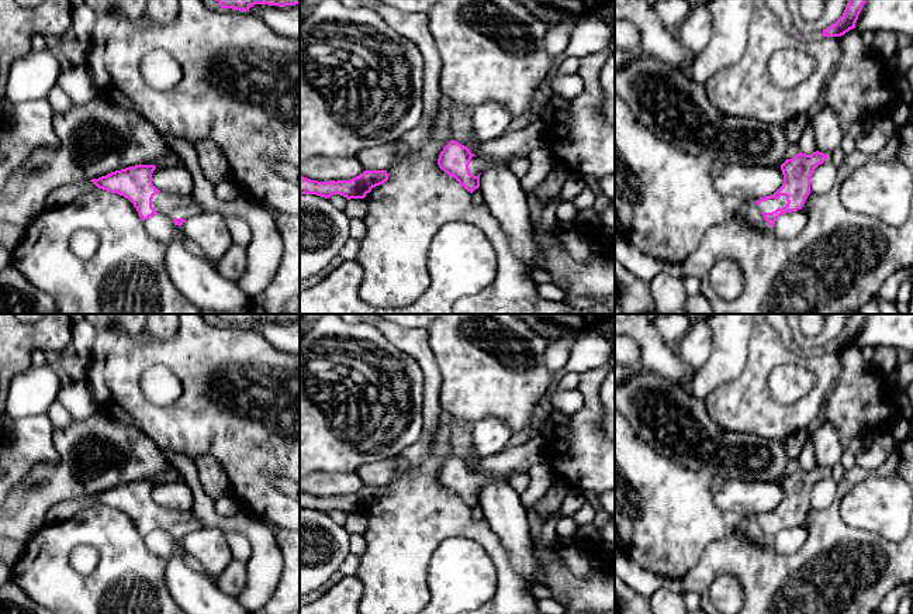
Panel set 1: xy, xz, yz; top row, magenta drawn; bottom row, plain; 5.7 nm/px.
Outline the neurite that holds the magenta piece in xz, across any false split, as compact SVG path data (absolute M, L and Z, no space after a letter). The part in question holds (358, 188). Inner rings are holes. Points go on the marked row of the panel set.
M364 170L362 175L350 180L329 180L318 182L300 176L300 194L317 194L329 199L333 194L340 194L350 199L364 199L373 187L388 180L387 170Z

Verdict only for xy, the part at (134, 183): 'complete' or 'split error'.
split error

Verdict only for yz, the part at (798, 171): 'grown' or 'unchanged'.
grown

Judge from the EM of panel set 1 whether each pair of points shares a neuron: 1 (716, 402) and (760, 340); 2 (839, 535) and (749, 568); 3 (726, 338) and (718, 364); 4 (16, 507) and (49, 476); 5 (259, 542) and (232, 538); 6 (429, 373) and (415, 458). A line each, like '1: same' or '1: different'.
1: same
2: same
3: same
4: same
5: different
6: same

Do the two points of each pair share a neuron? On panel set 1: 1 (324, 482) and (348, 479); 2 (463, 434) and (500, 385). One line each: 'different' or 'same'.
1: same
2: different

